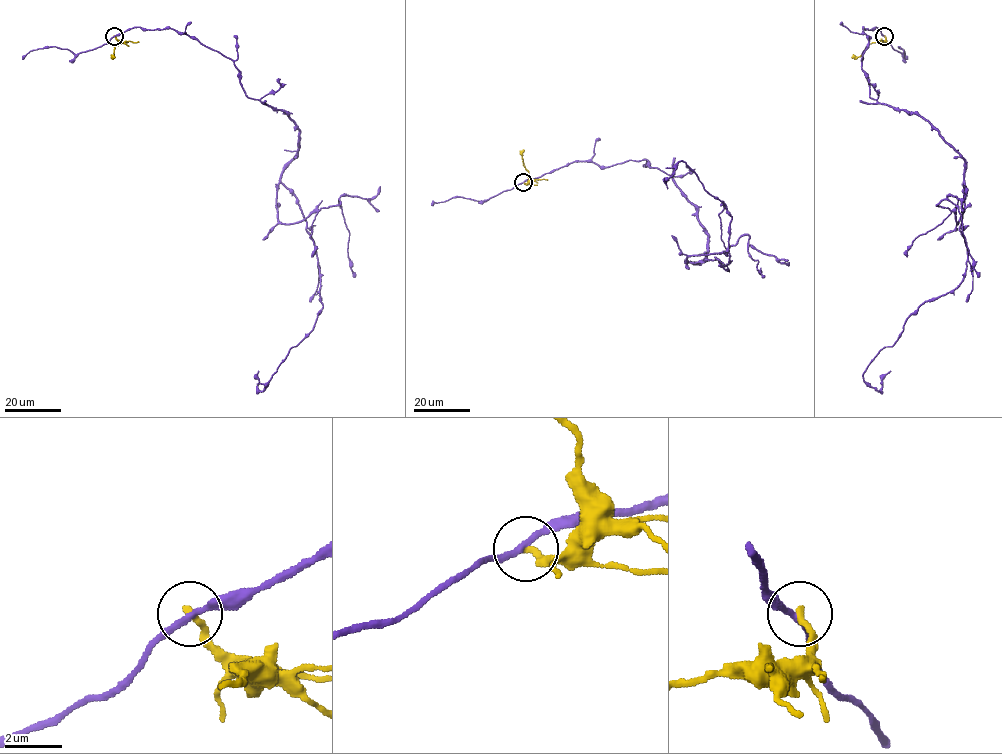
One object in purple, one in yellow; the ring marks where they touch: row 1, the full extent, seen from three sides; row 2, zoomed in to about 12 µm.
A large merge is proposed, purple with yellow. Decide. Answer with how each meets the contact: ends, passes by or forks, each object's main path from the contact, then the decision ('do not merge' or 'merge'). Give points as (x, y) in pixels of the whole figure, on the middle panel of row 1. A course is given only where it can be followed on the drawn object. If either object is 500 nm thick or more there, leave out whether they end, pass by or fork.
purple passes by; yellow ends; course purple (523, 183), (645, 159), (707, 235), (690, 262), (728, 263), (724, 203), (682, 161), (667, 188); course yellow (523, 183), (529, 180), (522, 157), (524, 149); do not merge

